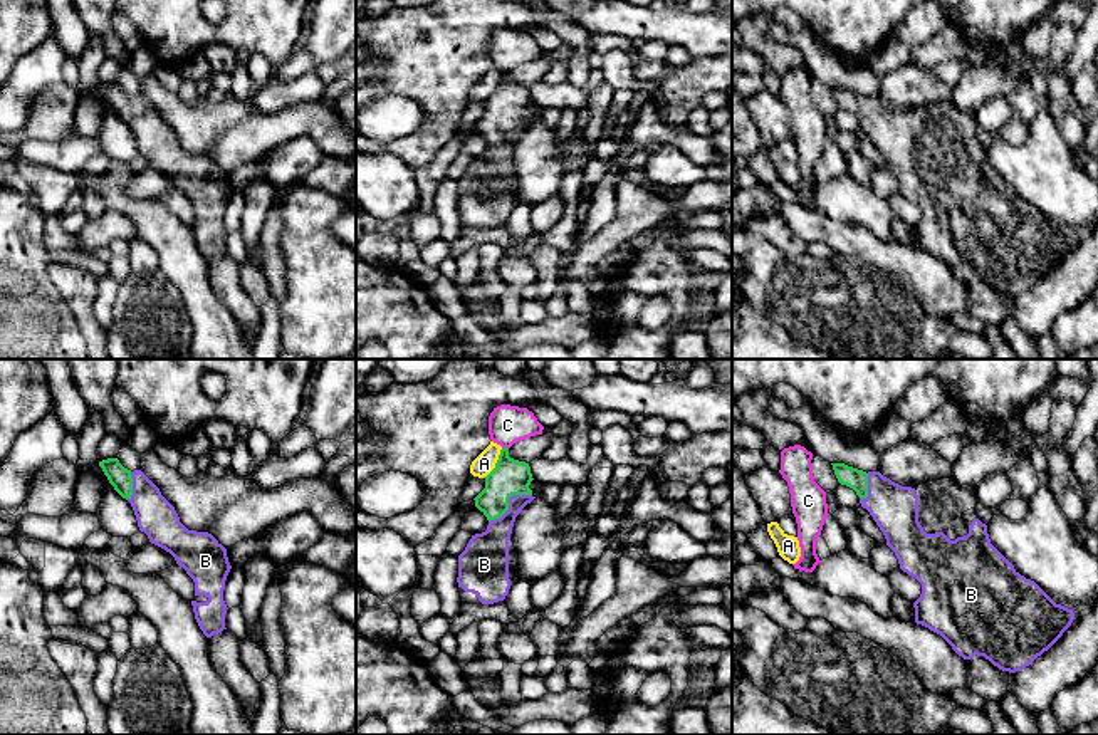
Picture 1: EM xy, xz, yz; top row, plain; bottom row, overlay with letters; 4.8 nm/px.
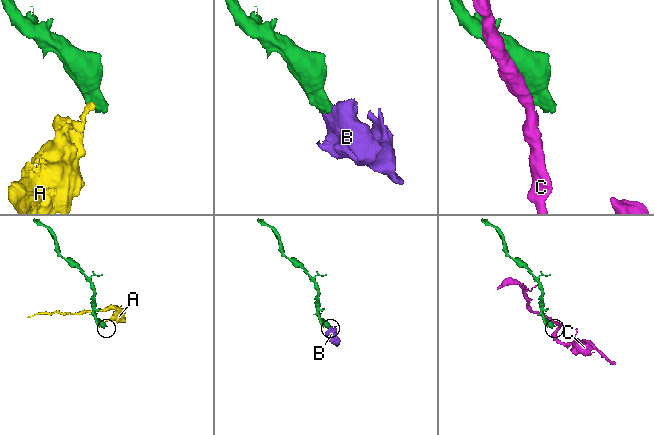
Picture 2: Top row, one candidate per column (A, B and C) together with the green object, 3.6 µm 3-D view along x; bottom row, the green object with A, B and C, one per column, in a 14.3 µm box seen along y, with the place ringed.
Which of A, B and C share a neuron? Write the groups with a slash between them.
A / B / C

